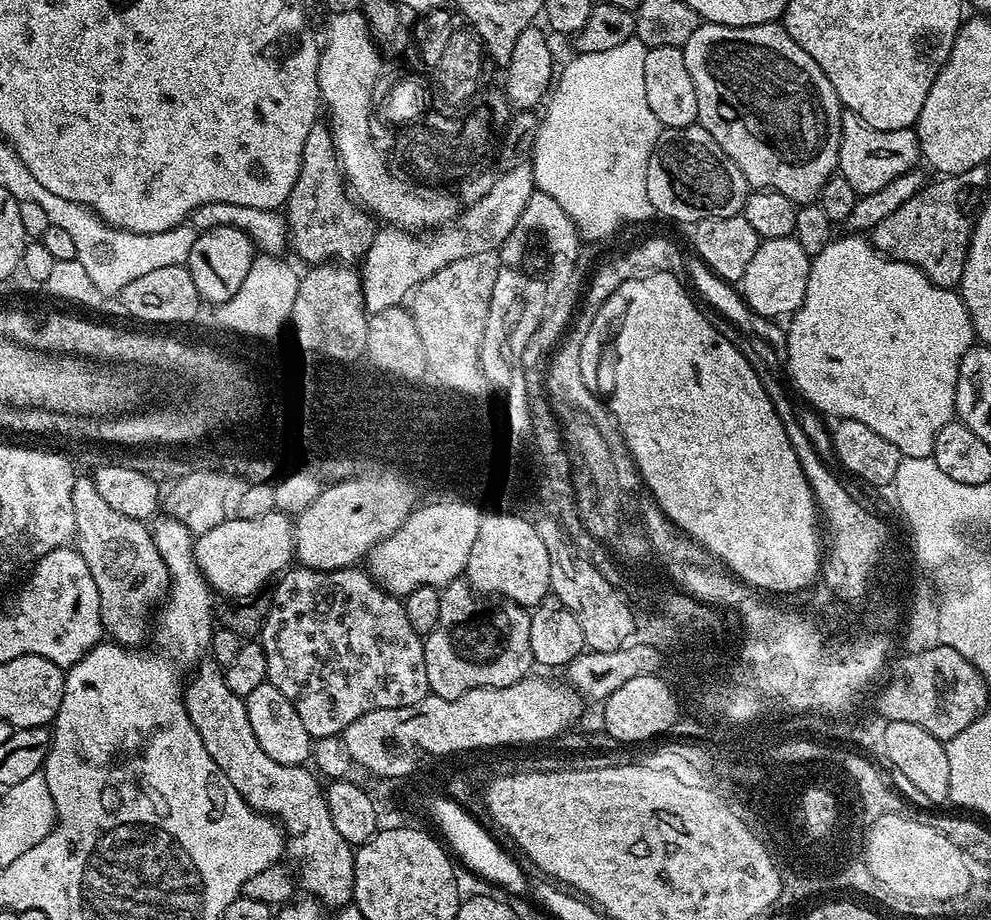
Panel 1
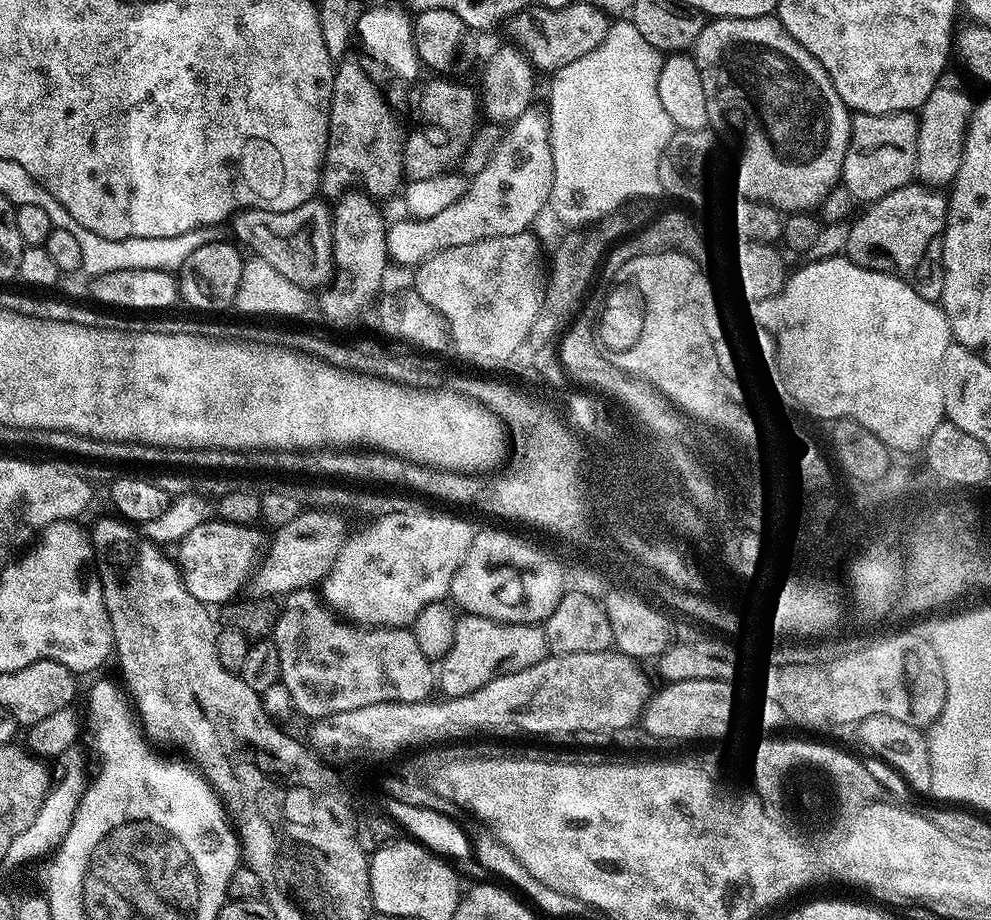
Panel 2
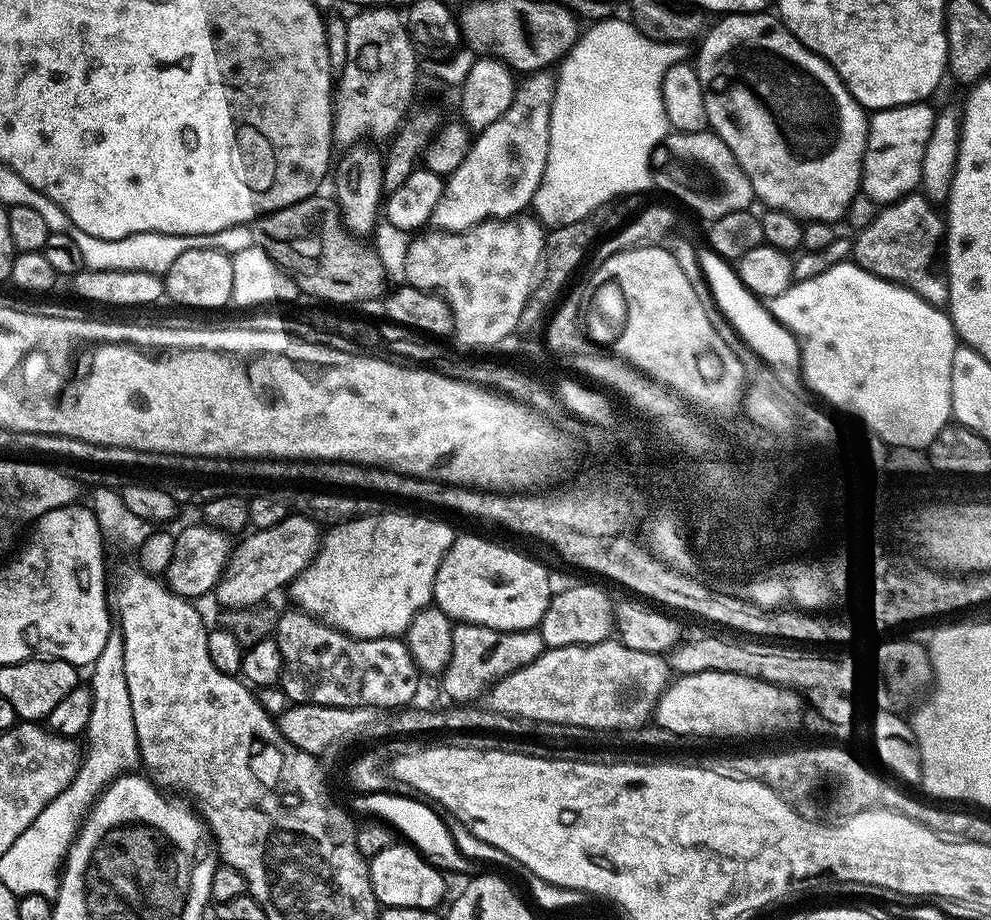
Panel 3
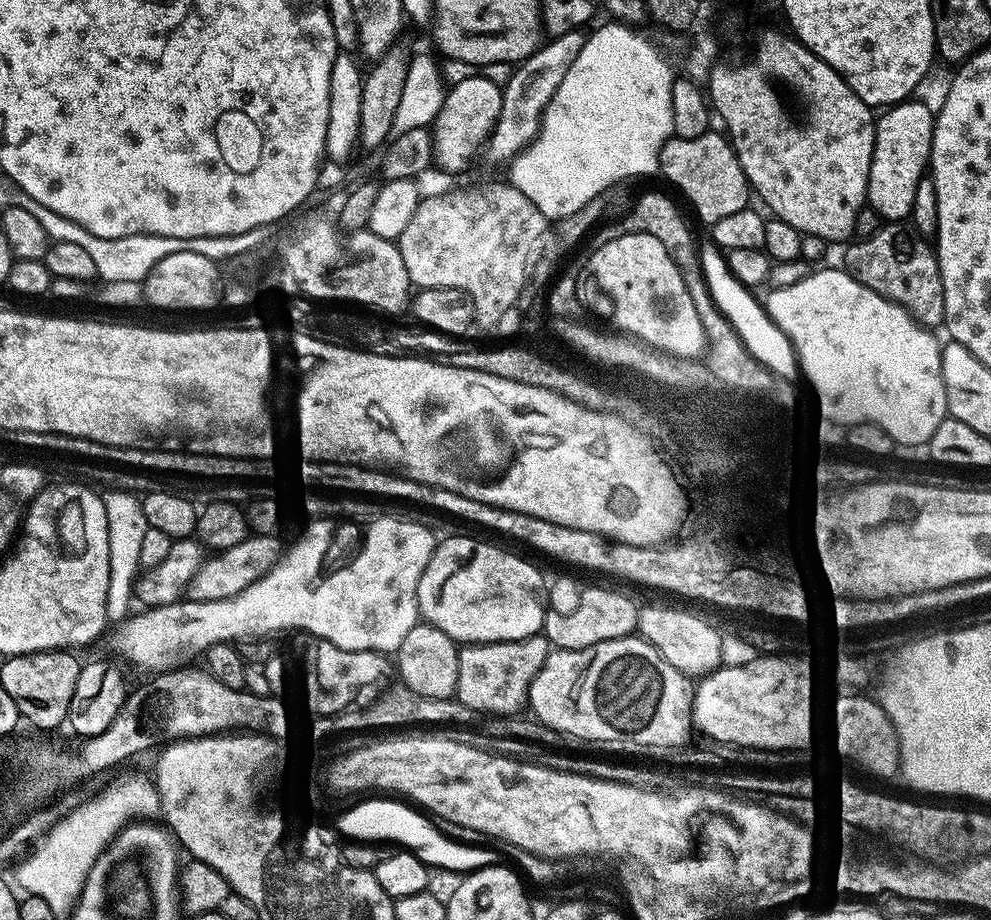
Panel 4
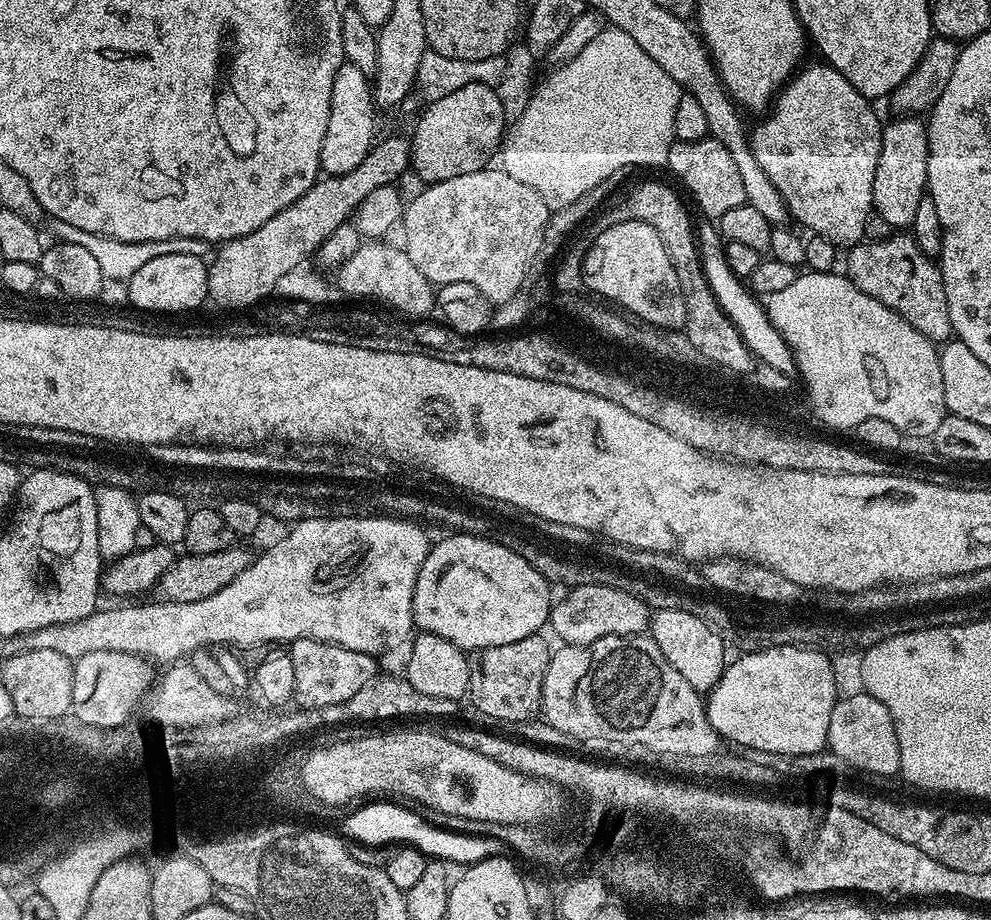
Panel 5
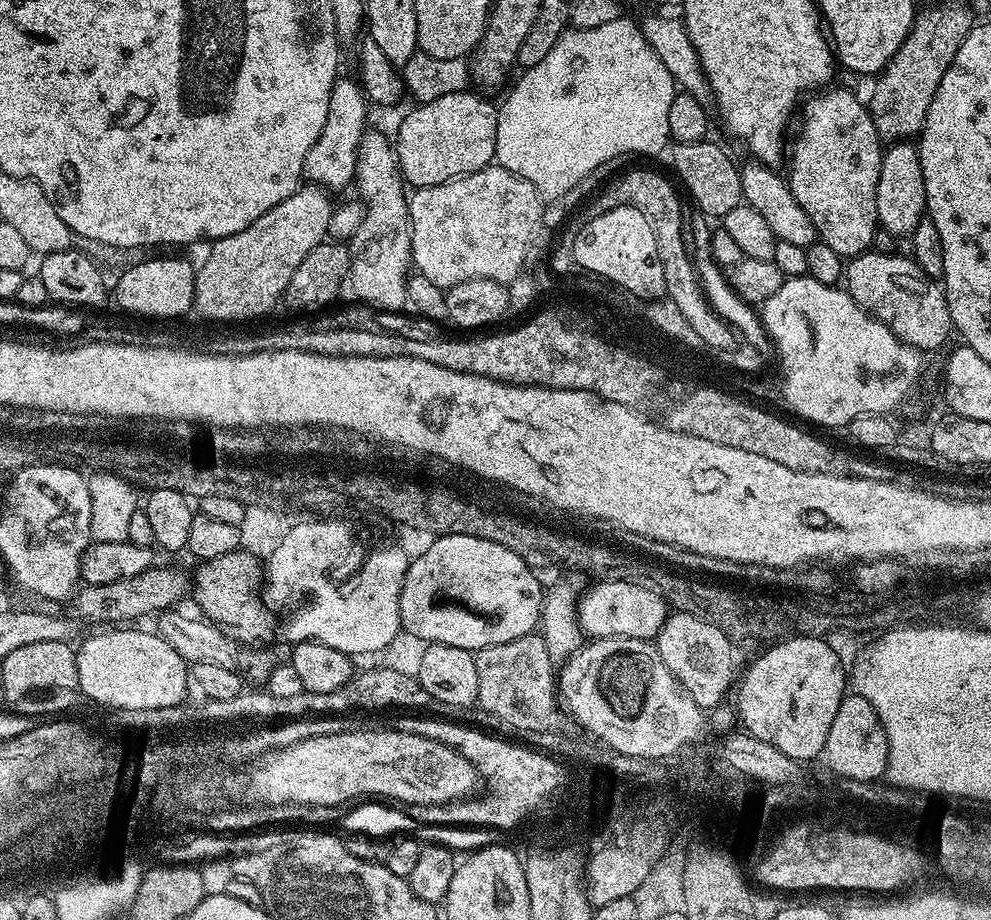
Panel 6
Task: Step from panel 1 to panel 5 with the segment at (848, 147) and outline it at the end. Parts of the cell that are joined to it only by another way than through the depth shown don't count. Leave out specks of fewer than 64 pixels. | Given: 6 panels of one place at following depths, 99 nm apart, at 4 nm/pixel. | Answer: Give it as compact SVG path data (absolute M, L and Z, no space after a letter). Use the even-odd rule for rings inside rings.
M915 116L892 118L882 128L882 150L878 154L878 166L874 170L874 194L872 207L892 230L911 229L914 214L918 214L918 202L926 198L928 175L928 129L923 119Z

